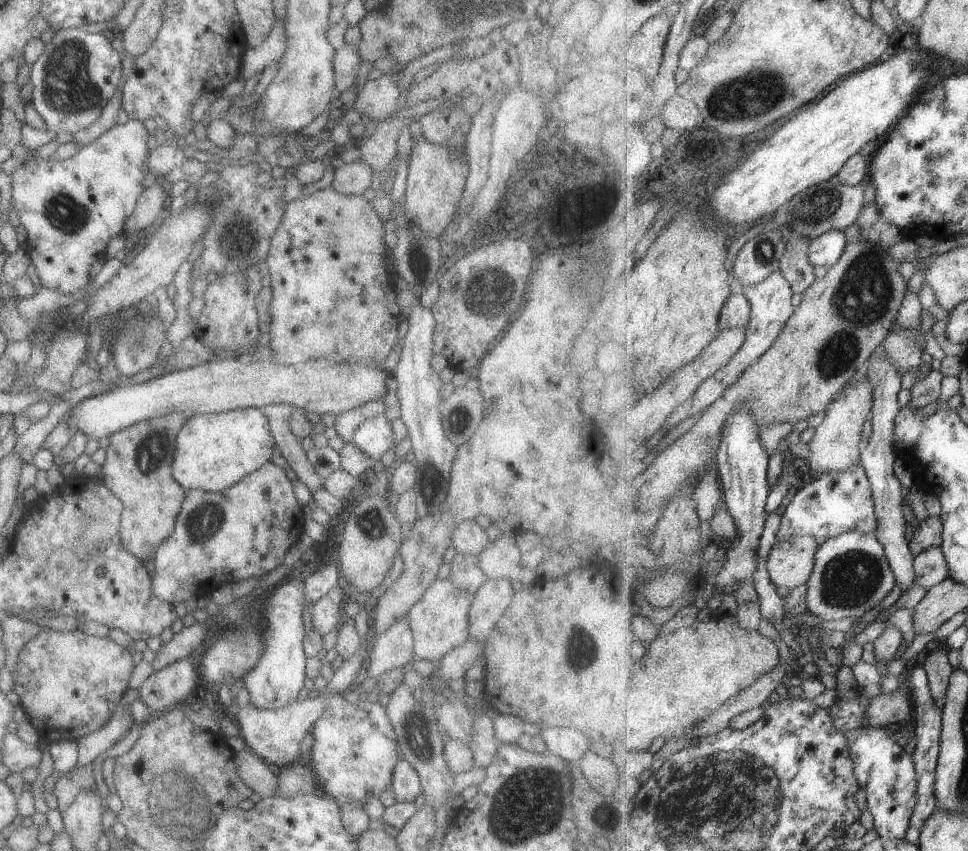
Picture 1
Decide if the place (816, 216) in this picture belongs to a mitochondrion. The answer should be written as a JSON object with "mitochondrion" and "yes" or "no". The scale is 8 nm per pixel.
{"mitochondrion":"yes"}

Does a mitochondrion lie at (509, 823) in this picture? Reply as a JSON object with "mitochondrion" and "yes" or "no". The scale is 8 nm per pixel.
{"mitochondrion":"yes"}

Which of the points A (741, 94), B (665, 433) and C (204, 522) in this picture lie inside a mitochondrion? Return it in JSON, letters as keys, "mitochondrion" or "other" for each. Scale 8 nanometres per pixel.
{"A":"mitochondrion","B":"other","C":"mitochondrion"}

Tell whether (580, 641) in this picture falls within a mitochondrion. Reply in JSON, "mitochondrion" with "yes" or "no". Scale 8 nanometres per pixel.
{"mitochondrion":"yes"}

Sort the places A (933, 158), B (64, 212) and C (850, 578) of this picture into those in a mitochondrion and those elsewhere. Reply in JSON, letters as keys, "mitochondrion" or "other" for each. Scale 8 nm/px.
{"A":"mitochondrion","B":"mitochondrion","C":"mitochondrion"}

